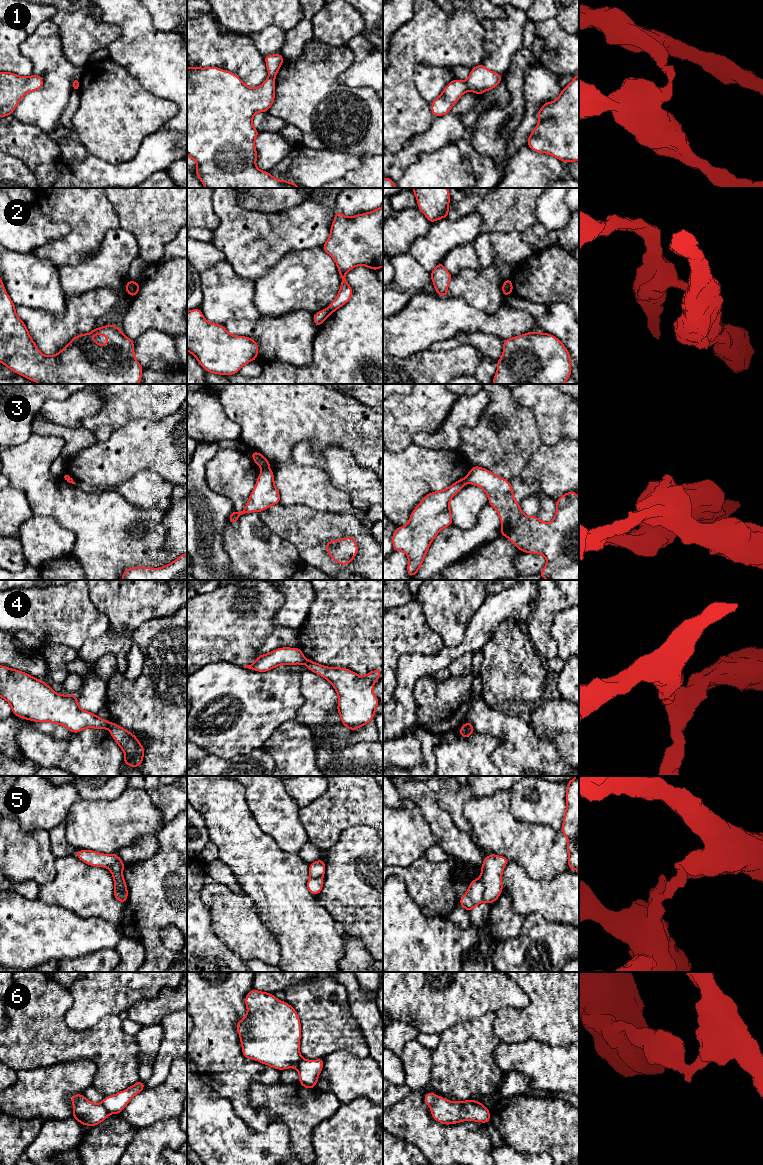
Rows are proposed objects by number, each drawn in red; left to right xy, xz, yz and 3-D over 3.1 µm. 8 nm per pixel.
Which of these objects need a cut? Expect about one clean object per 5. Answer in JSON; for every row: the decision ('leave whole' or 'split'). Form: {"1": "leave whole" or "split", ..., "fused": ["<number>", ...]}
{"1": "split", "2": "split", "3": "split", "4": "split", "5": "split", "6": "split", "fused": ["1", "2", "3", "4", "5", "6"]}

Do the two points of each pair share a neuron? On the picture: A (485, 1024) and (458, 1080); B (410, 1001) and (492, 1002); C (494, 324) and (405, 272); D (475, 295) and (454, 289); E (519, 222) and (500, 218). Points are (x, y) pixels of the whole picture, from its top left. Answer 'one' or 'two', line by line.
A: one
B: one
C: two
D: one
E: one

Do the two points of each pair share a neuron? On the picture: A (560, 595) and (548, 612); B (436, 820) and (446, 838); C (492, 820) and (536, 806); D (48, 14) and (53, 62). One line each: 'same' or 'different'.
A: same
B: same
C: different
D: different

